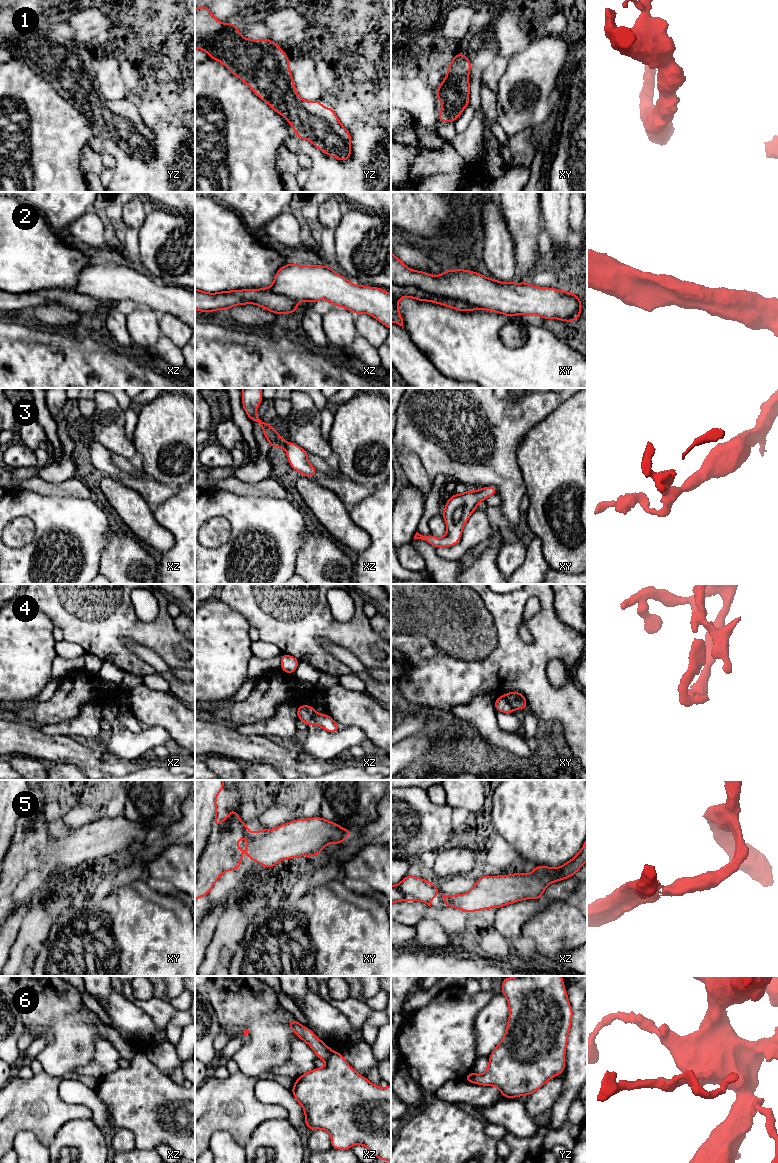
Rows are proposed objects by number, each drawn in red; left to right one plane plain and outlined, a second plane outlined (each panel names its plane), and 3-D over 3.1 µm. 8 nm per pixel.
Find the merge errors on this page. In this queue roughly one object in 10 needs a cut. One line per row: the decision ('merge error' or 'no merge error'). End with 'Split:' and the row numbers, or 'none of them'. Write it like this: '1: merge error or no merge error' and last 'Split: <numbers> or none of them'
1: no merge error
2: no merge error
3: no merge error
4: merge error
5: no merge error
6: merge error
Split: 4, 6

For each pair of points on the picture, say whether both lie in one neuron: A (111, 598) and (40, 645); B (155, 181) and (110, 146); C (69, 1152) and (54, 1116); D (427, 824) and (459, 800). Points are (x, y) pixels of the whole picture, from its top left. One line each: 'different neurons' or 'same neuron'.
A: different neurons
B: same neuron
C: different neurons
D: different neurons

